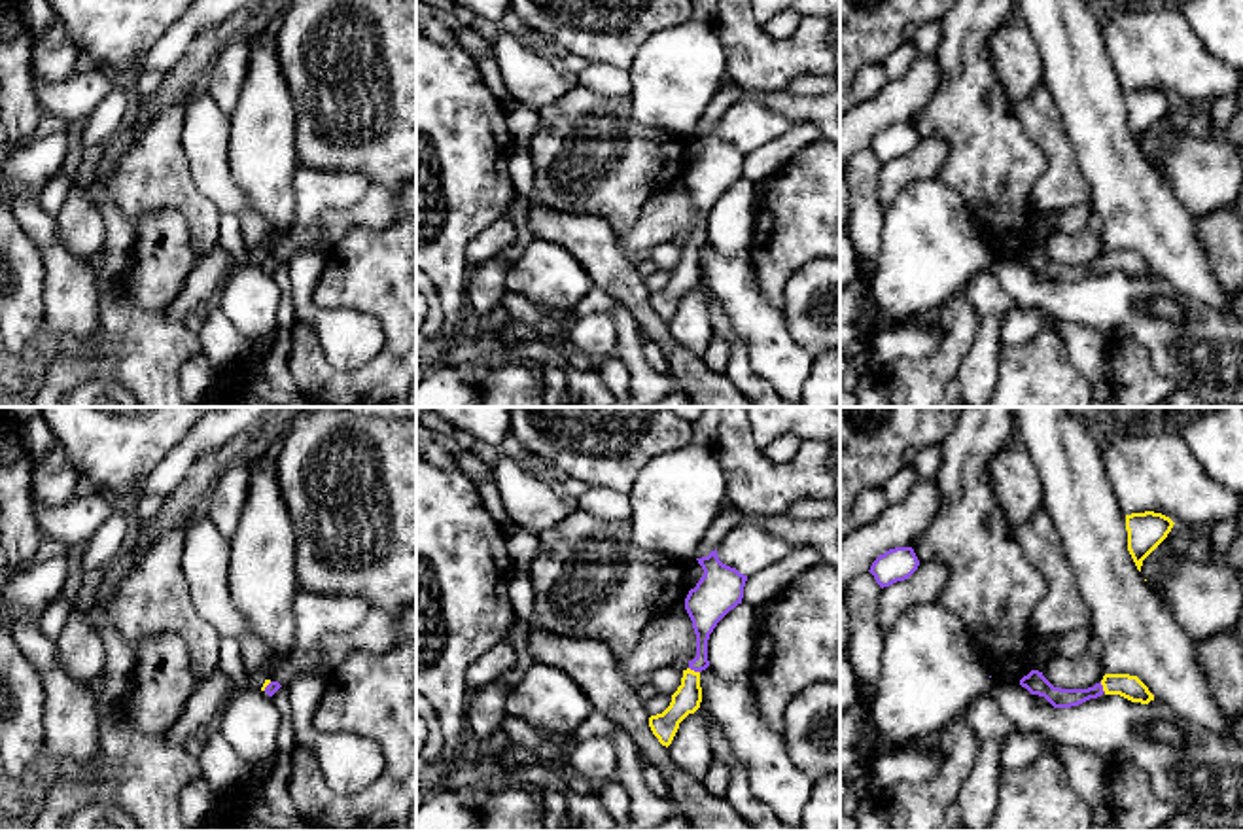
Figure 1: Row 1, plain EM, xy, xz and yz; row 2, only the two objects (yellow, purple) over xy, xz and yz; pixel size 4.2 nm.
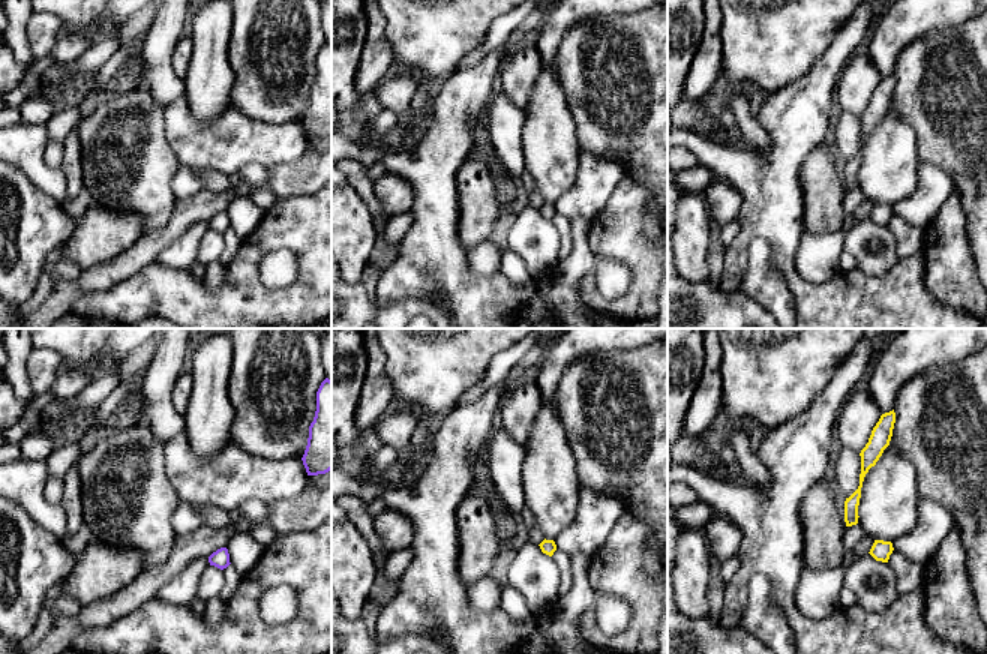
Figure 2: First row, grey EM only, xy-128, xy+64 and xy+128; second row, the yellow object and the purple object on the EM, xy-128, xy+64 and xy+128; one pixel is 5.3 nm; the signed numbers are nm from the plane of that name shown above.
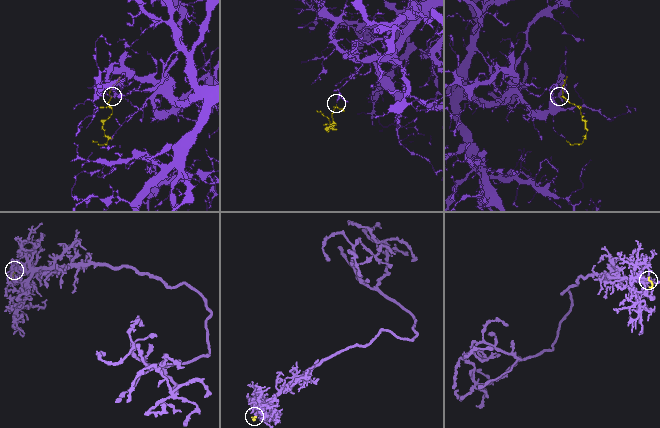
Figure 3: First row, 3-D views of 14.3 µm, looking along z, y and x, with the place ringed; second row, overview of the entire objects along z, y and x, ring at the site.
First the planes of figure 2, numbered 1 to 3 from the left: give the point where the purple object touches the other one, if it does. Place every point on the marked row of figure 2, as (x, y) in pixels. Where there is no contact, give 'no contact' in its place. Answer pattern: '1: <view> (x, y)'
1: no contact
2: no contact
3: no contact

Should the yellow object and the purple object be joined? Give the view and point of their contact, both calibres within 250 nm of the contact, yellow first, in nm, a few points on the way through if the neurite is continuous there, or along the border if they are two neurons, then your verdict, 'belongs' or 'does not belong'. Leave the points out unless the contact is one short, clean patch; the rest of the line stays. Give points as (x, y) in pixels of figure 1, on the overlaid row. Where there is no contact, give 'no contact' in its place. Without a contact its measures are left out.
contact xz (693, 671); calibres 120 and 130 nm; way xz (687, 699), (693, 671), (700, 661), (704, 614); belongs

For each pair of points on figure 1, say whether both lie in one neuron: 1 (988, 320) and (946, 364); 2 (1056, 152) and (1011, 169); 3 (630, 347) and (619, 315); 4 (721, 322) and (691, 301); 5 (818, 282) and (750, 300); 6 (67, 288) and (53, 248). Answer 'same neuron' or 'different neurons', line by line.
1: different neurons
2: different neurons
3: same neuron
4: different neurons
5: different neurons
6: same neuron

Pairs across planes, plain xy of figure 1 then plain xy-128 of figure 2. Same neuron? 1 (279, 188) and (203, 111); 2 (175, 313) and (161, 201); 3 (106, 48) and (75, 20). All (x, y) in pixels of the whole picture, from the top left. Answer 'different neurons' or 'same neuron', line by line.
1: same neuron
2: different neurons
3: same neuron

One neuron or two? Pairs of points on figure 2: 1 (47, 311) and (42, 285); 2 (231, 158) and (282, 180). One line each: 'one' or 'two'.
1: two
2: two

